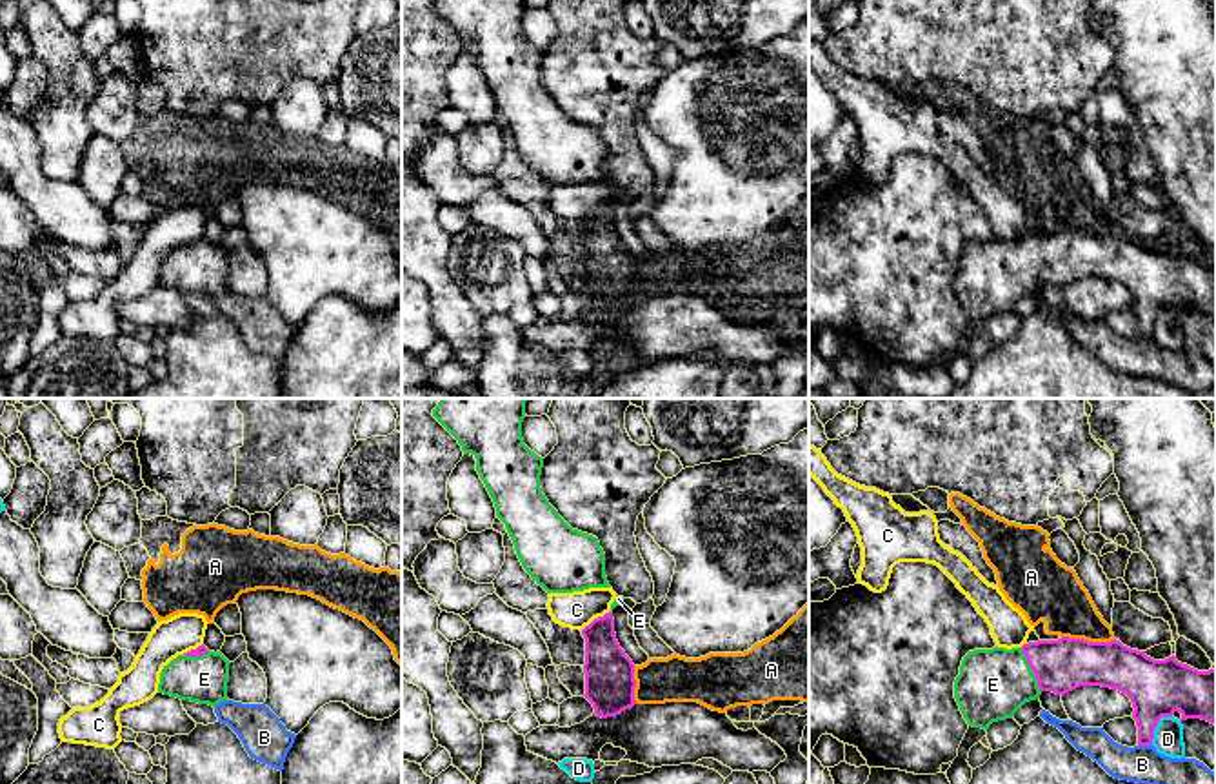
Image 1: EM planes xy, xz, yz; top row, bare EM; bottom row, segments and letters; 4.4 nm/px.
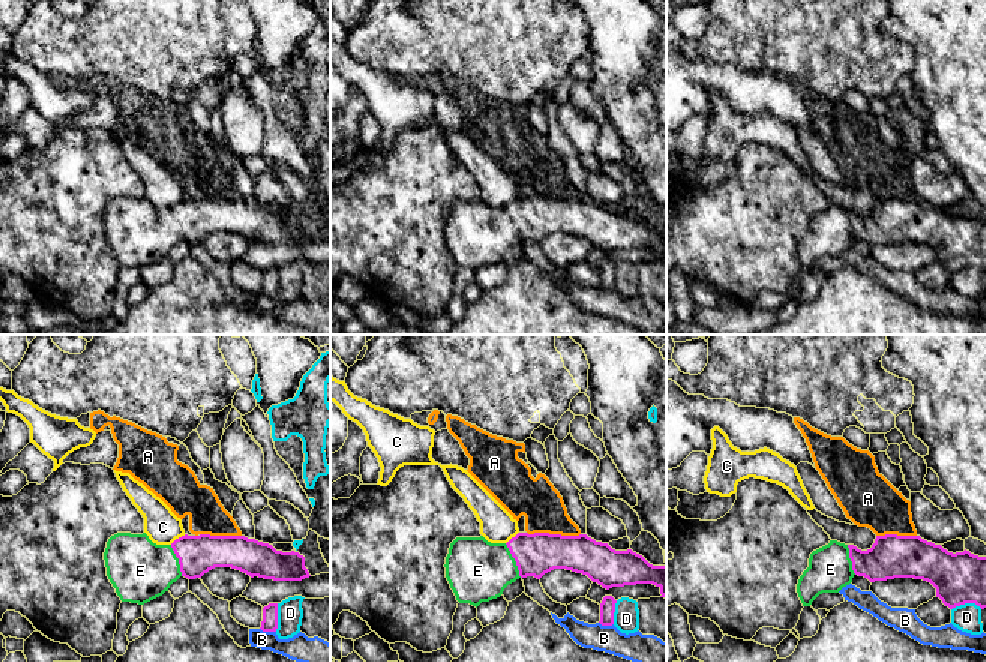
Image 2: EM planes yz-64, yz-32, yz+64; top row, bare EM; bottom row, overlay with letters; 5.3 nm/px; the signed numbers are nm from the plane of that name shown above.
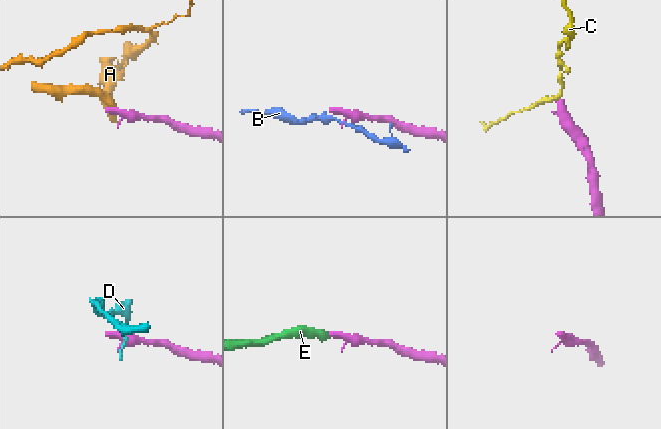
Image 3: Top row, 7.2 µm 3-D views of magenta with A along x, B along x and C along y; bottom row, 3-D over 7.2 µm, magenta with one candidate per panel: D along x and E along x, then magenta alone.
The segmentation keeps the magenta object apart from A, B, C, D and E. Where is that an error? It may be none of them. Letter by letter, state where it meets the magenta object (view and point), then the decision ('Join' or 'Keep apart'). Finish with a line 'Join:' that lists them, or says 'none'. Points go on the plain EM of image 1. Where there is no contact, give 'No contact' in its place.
A: Touches magenta at yz (1087, 233). Keep apart
B: Touches magenta at yz (1146, 337). Keep apart
C: Touches magenta at xz (595, 211). Keep apart
D: Touches magenta at yz (1156, 317). Keep apart
E: Touches magenta at yz (1031, 261). Join
Join: E

